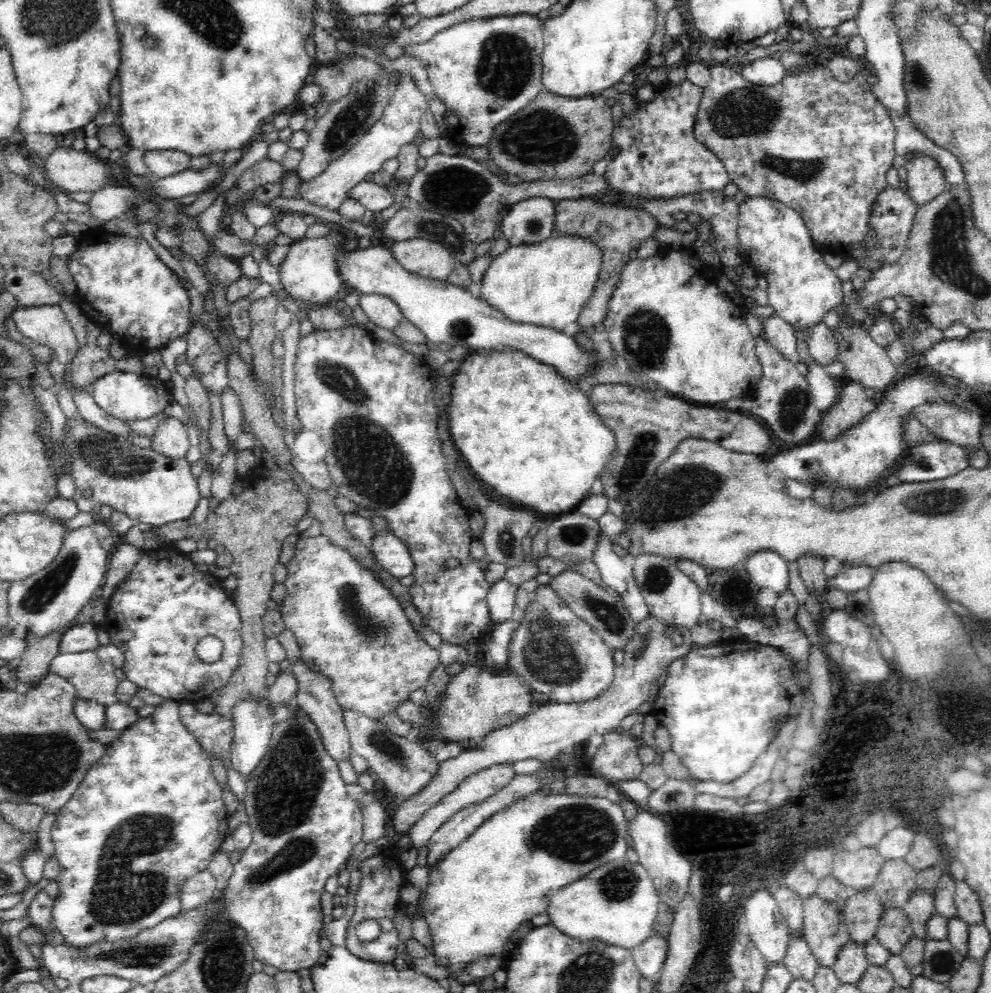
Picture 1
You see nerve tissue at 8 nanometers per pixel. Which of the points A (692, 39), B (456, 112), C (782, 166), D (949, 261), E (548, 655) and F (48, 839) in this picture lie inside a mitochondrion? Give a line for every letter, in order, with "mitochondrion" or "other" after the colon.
A: other
B: other
C: mitochondrion
D: mitochondrion
E: mitochondrion
F: other

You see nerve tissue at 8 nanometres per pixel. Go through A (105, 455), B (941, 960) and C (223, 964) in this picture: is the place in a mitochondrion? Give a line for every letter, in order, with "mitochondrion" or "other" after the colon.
A: mitochondrion
B: mitochondrion
C: mitochondrion

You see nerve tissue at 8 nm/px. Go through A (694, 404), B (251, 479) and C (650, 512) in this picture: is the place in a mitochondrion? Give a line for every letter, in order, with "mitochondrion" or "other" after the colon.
A: other
B: other
C: mitochondrion

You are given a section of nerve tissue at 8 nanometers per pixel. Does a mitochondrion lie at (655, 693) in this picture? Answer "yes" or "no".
no

